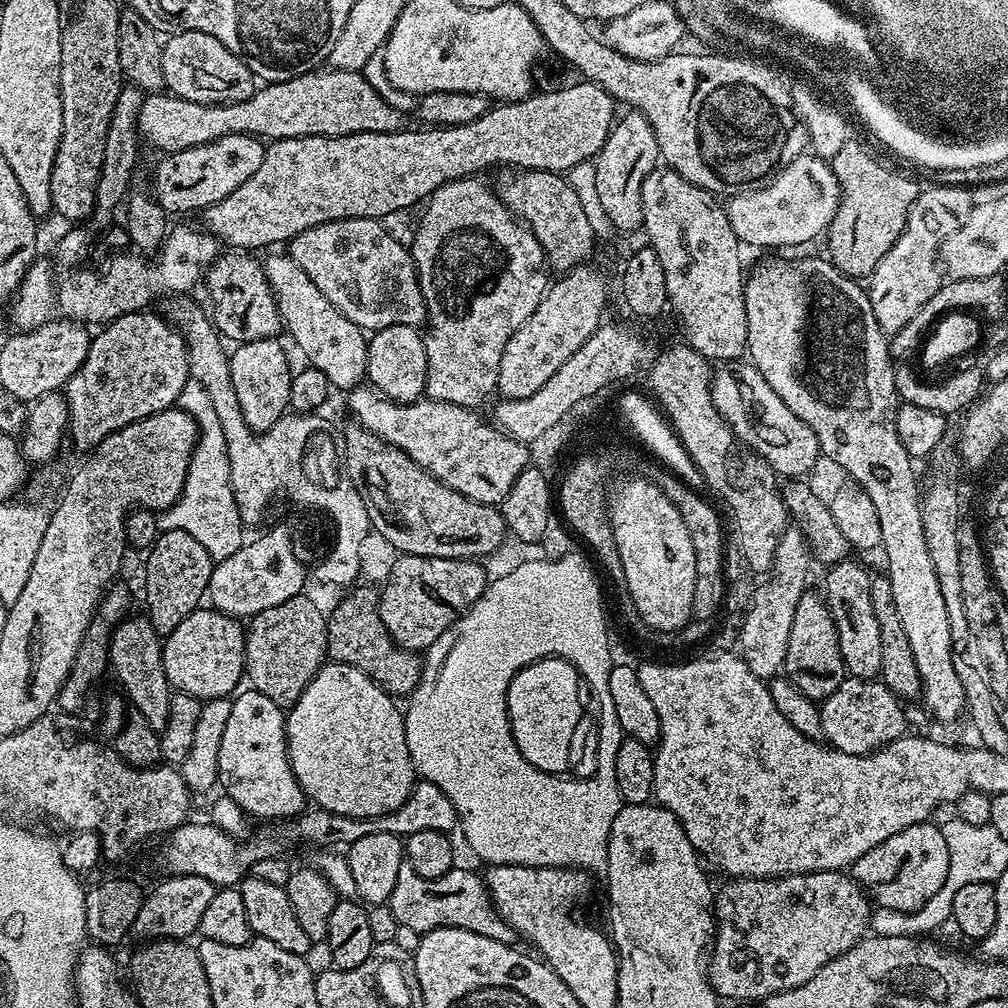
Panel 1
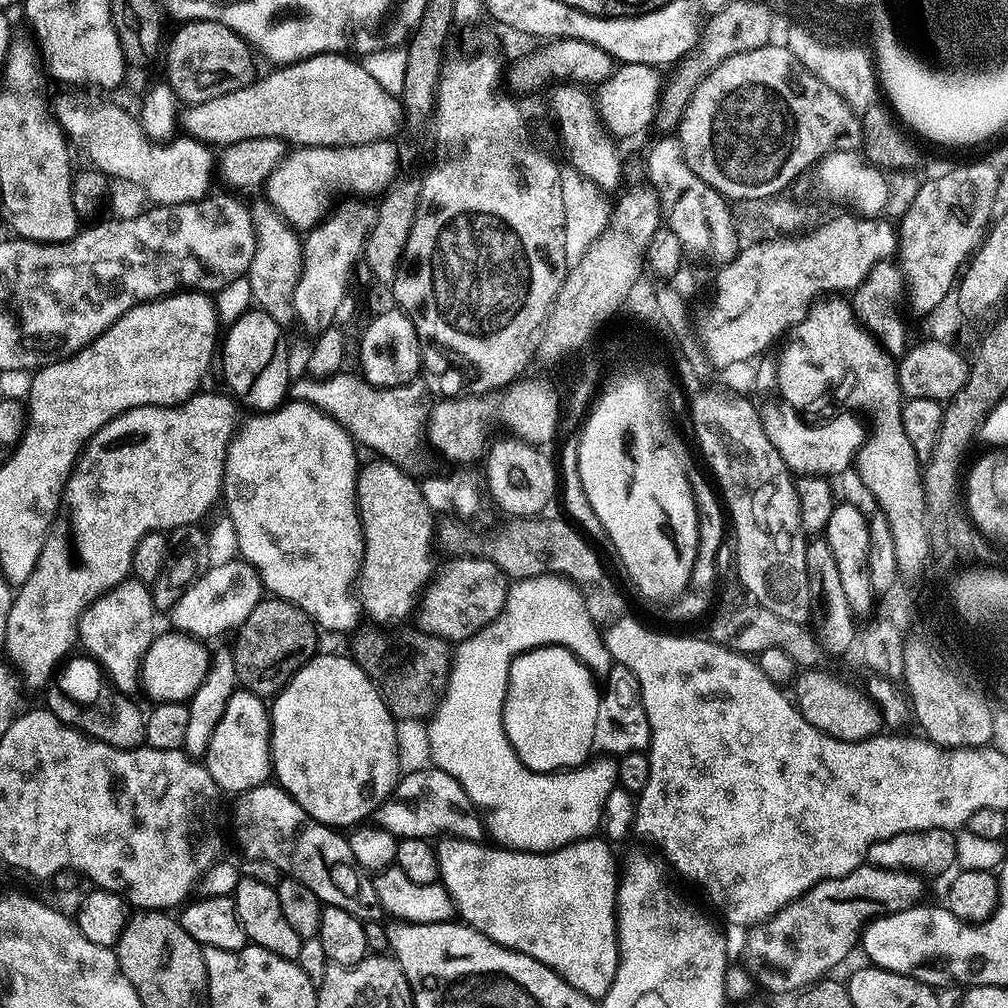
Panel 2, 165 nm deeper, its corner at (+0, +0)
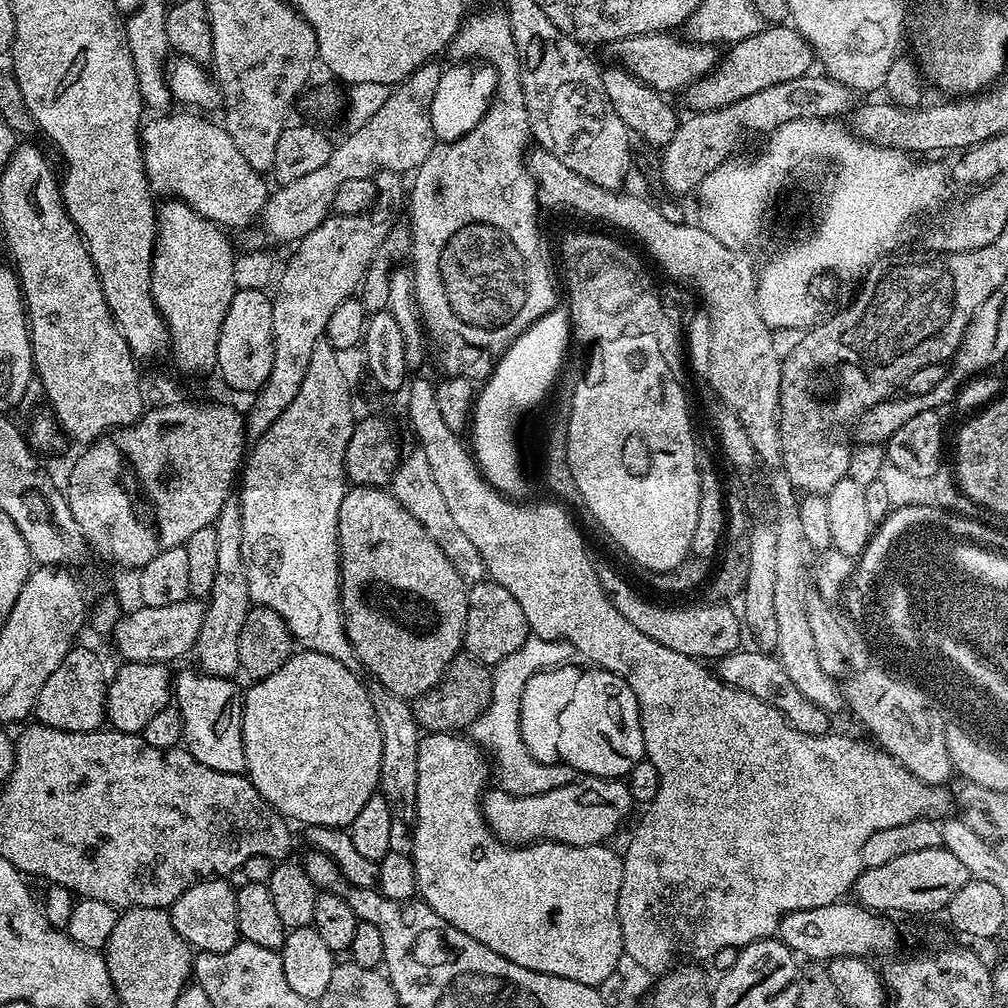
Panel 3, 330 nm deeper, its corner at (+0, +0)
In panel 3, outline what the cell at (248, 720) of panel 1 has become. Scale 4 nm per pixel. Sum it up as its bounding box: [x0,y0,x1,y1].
[174,667,245,772]

